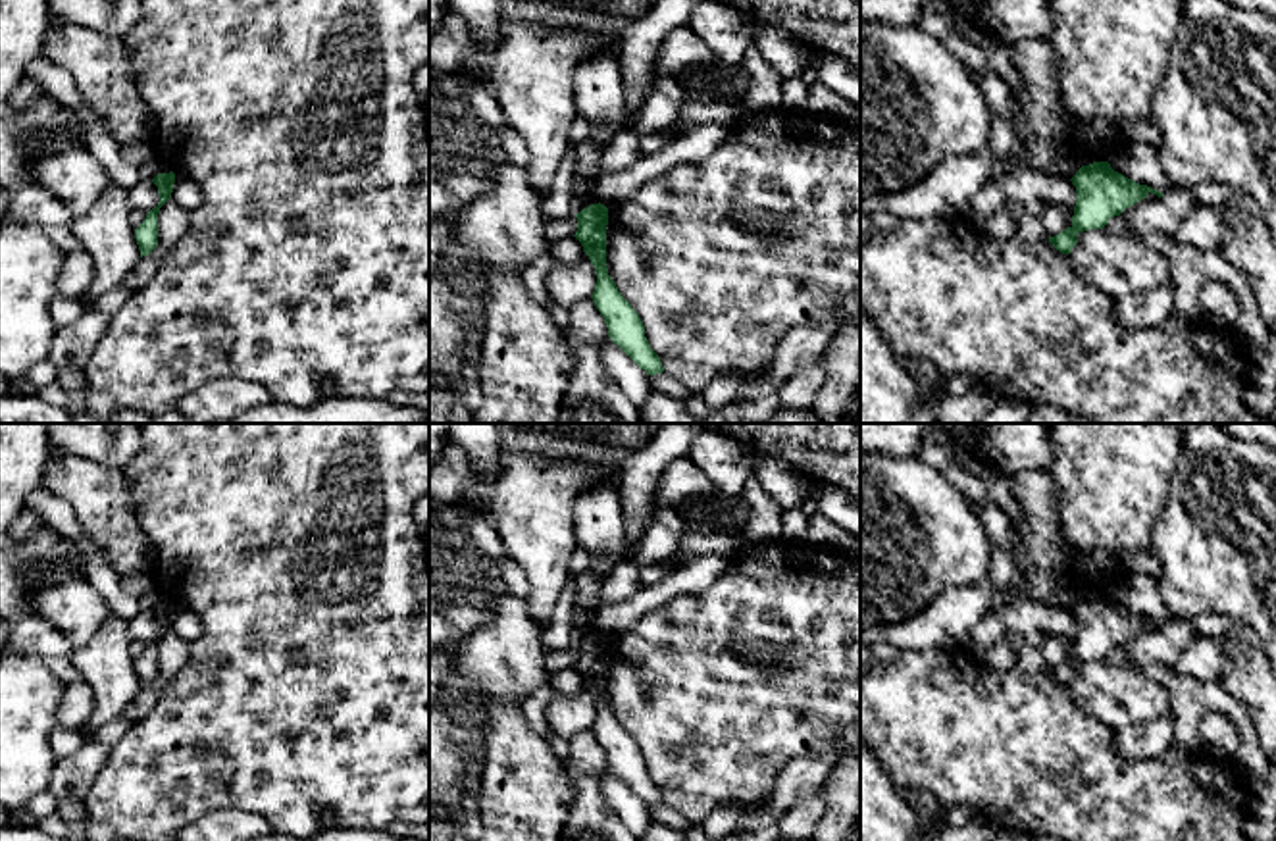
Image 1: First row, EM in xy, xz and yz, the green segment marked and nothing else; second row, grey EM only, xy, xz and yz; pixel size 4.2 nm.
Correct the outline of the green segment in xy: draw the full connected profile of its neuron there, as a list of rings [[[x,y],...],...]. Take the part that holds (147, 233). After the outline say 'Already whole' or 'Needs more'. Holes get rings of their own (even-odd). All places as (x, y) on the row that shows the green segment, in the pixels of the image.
[[[158,173],[152,183],[158,187],[160,202],[146,214],[144,221],[135,229],[140,258],[148,256],[158,246],[158,214],[160,208],[171,198],[175,173]]]. Already whole

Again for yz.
[[[1109,162],[1082,166],[1070,181],[1078,196],[1072,225],[1049,237],[1049,242],[1062,254],[1072,252],[1080,233],[1103,229],[1110,217],[1147,198],[1149,192],[1159,198],[1164,196],[1157,189],[1139,185],[1114,171]]]. Already whole

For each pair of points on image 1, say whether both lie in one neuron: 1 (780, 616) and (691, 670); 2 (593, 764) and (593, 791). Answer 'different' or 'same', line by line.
1: same
2: same

